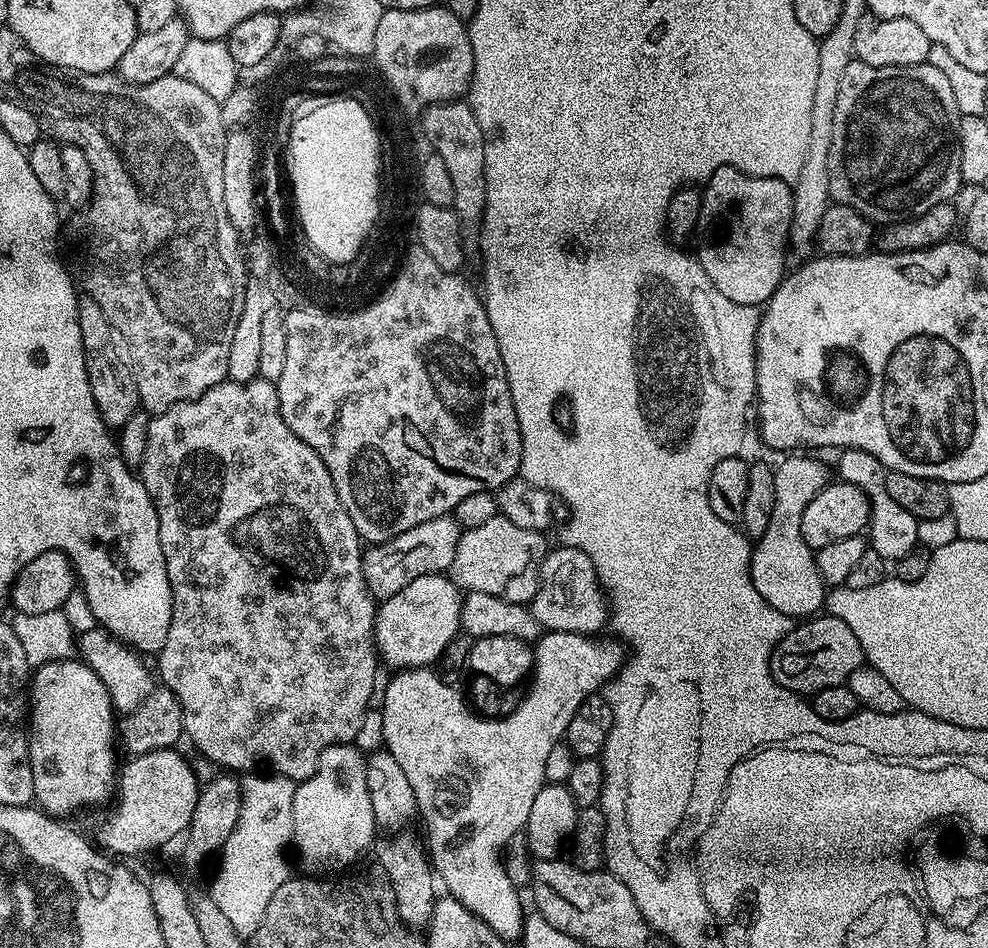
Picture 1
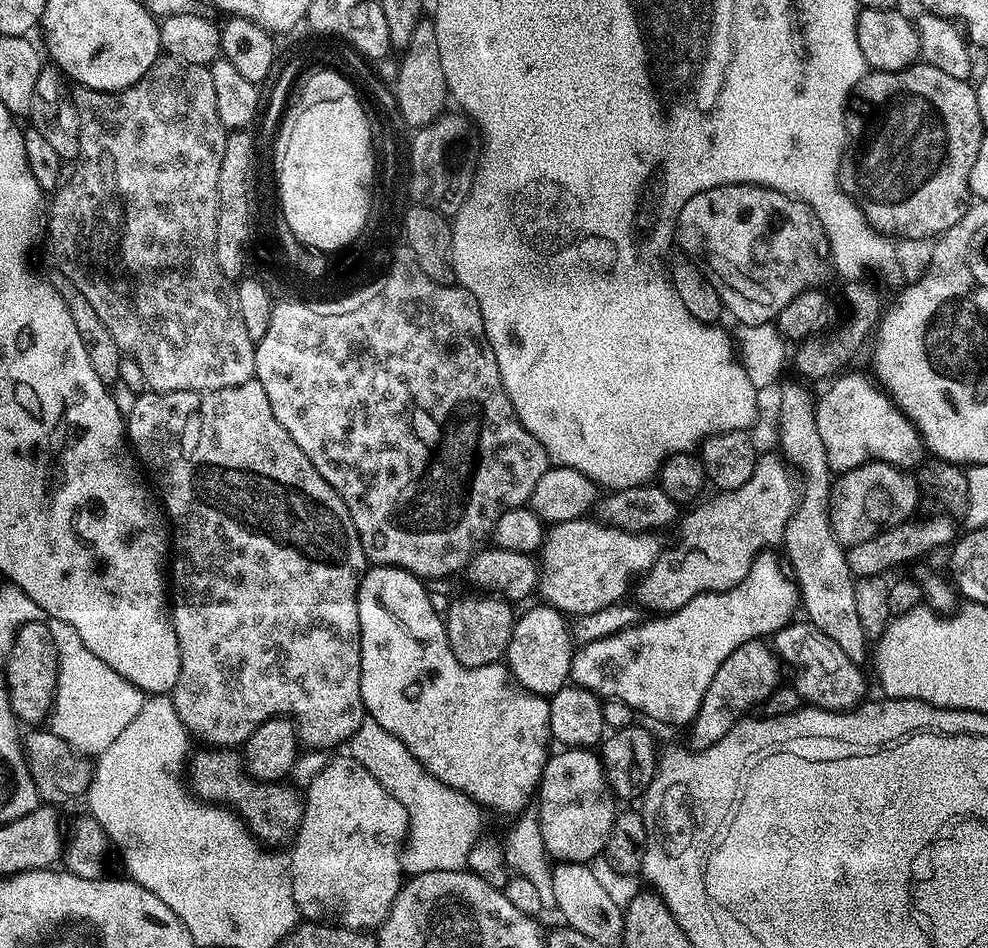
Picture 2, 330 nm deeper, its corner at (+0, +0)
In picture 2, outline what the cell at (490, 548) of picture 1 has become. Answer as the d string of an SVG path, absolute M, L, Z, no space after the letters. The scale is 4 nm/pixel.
M592 518L553 524L538 549L539 595L544 595L541 597L551 607L572 618L594 614L602 606L619 604L627 592L629 595L634 577L646 572L660 557L662 544L656 538L652 534L610 528Z

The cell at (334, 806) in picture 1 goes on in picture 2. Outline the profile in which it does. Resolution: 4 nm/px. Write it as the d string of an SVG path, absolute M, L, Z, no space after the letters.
M341 754L337 760L336 757L329 759L328 765L308 783L303 802L304 813L300 819L300 829L298 829L290 844L290 847L292 847L290 871L297 913L312 922L335 922L341 928L354 928L357 930L379 929L380 925L384 923L384 919L390 914L392 903L396 901L396 896L400 892L400 885L402 883L400 853L408 835L408 815L402 806L402 802L398 802L398 798L392 797L391 794L386 794L386 790L382 790L382 785L370 775L370 770L366 770L366 766L354 762L351 756L347 754Z

